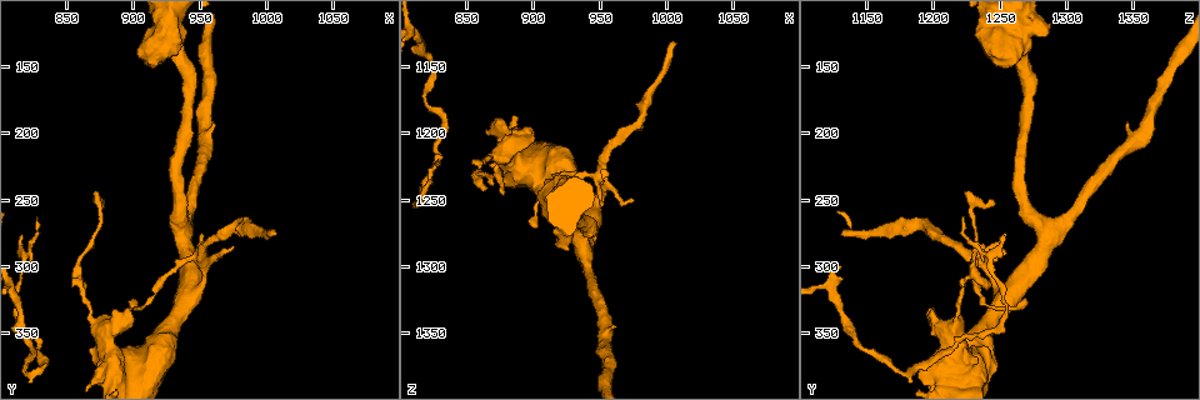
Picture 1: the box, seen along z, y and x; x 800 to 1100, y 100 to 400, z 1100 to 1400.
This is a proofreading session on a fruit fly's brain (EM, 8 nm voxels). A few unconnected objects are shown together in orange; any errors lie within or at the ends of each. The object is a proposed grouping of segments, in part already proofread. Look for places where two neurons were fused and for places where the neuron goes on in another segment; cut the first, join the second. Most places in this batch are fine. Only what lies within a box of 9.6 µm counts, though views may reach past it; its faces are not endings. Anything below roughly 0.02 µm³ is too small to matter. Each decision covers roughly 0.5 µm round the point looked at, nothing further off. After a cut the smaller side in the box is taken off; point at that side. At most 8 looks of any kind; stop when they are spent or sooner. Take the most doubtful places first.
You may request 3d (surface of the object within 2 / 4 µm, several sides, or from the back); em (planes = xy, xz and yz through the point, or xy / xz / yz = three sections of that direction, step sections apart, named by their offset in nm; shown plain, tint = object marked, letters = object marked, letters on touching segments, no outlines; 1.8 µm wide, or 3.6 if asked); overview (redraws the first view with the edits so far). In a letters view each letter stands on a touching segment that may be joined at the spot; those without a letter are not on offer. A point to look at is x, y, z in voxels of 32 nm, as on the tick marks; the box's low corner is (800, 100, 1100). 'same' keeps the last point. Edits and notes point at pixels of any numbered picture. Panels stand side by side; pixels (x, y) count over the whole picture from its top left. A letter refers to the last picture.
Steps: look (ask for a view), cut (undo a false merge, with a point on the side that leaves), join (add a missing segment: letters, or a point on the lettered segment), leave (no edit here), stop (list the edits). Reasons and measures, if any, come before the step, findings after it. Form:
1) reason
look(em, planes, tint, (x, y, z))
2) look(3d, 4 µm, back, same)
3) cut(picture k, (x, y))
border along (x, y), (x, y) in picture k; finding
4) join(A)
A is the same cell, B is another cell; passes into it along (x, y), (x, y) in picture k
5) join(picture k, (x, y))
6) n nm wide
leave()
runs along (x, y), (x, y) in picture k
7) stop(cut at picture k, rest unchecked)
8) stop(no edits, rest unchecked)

stops while still wide
look(3d, 4 µm, (924, 118, 1290))

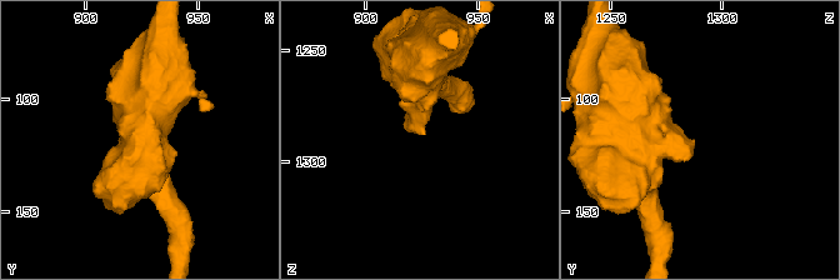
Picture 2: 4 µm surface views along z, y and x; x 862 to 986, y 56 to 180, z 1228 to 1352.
shape alone is not enough
look(em, yz, step 8, letters, (926, 120, 1288))

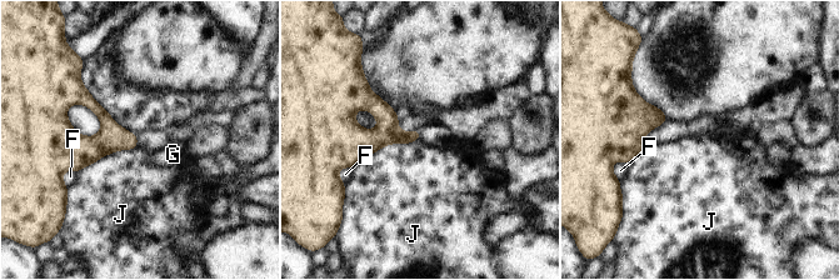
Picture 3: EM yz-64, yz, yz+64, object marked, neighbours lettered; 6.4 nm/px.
look(em, planes, letters, same)

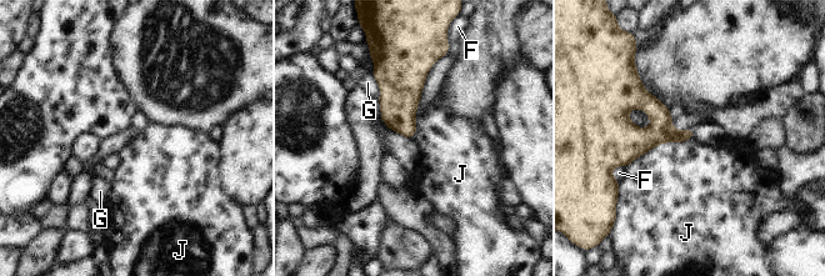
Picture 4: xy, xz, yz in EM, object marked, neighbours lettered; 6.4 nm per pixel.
leave()
F, G and J are other cells; border along (693, 136), (659, 142), (625, 166) in picture 4; none of them fits

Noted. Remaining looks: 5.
branch point
look(3d, 2 µm, back, (954, 296, 1234))

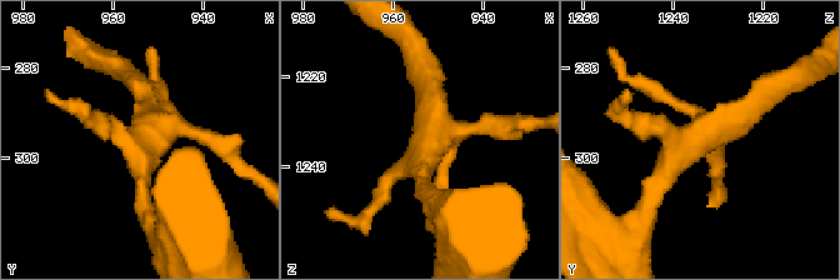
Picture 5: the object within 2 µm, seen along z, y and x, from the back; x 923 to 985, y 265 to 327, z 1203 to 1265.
look(em, 3.6 µm, yz, step 16, plain, (953, 295, 1234))

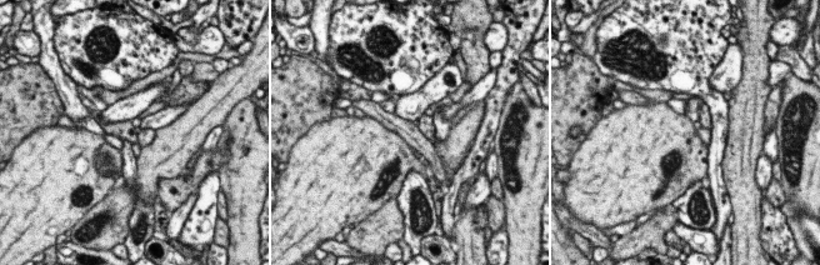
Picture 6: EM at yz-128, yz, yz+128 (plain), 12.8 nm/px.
look(em, 3.6 µm, yz, step 16, letters, same)

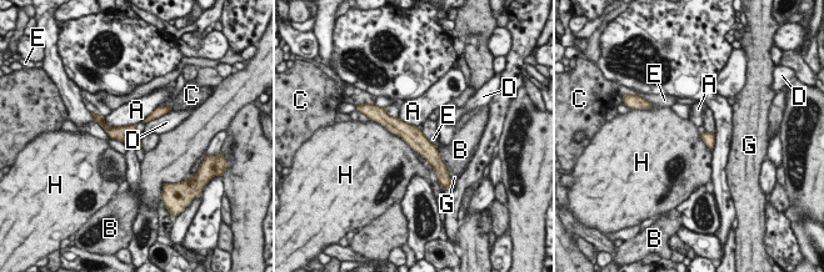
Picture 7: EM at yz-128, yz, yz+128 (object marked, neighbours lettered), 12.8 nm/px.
leave()
A, B, C, D, E, G and H are other cells; runs along (384, 119), (408, 132), (437, 165) in picture 7; all the same neuron

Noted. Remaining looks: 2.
tapers out
look(3d, 2 µm, (1006, 276, 1130))

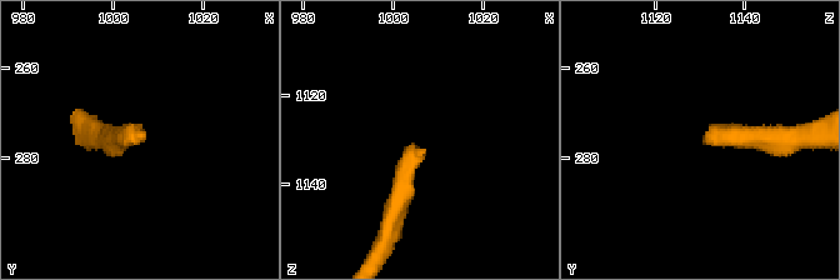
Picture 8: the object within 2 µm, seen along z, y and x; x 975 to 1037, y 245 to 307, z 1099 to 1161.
look(em, 3.6 µm, planes, letters, (1005, 276, 1131))

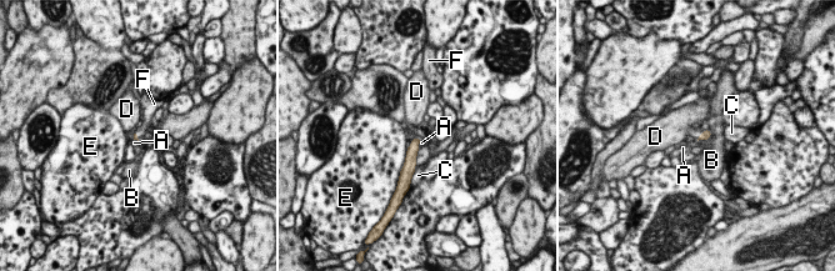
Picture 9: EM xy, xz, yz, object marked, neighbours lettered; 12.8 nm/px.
E touches over 340 nm
join(F)
F is the same cell, A, B, C, D and E are other cells; the neuron continues

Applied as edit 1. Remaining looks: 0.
stop(join at picture 9, rest unchecked)

